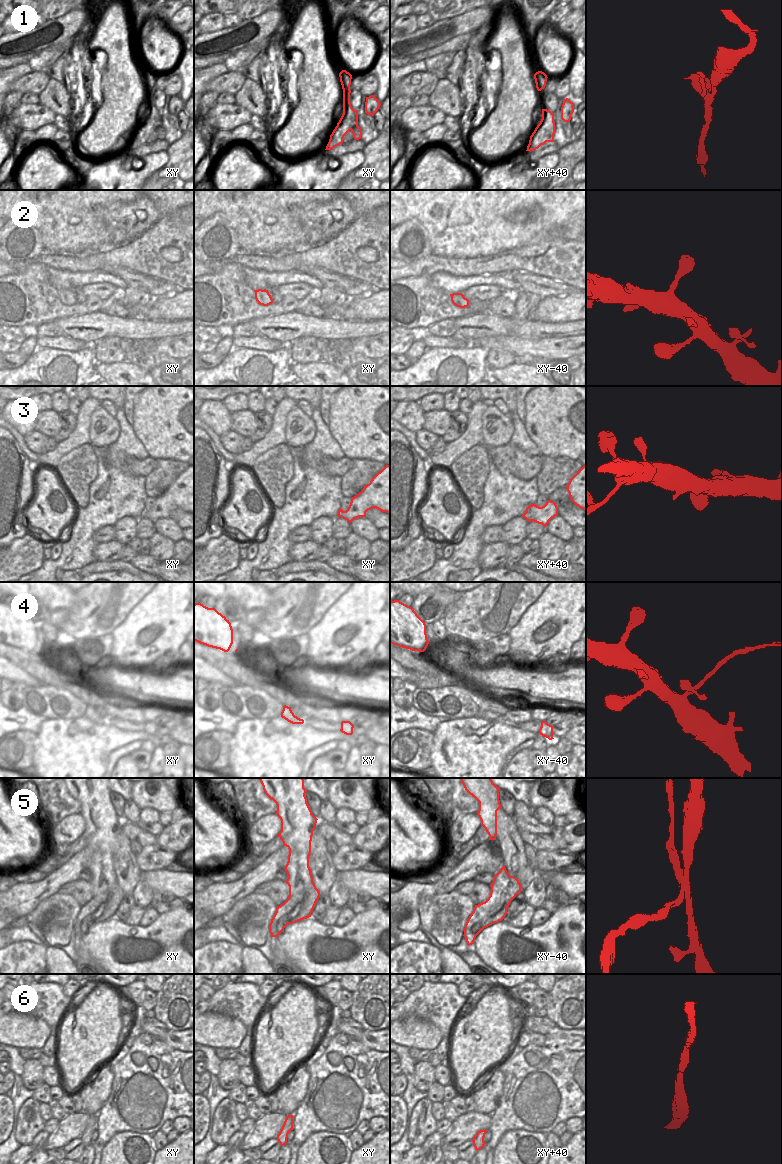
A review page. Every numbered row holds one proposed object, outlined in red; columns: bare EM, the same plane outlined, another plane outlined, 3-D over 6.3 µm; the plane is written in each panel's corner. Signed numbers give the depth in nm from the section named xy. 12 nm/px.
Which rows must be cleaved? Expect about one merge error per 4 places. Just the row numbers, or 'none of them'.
1, 4, 5

